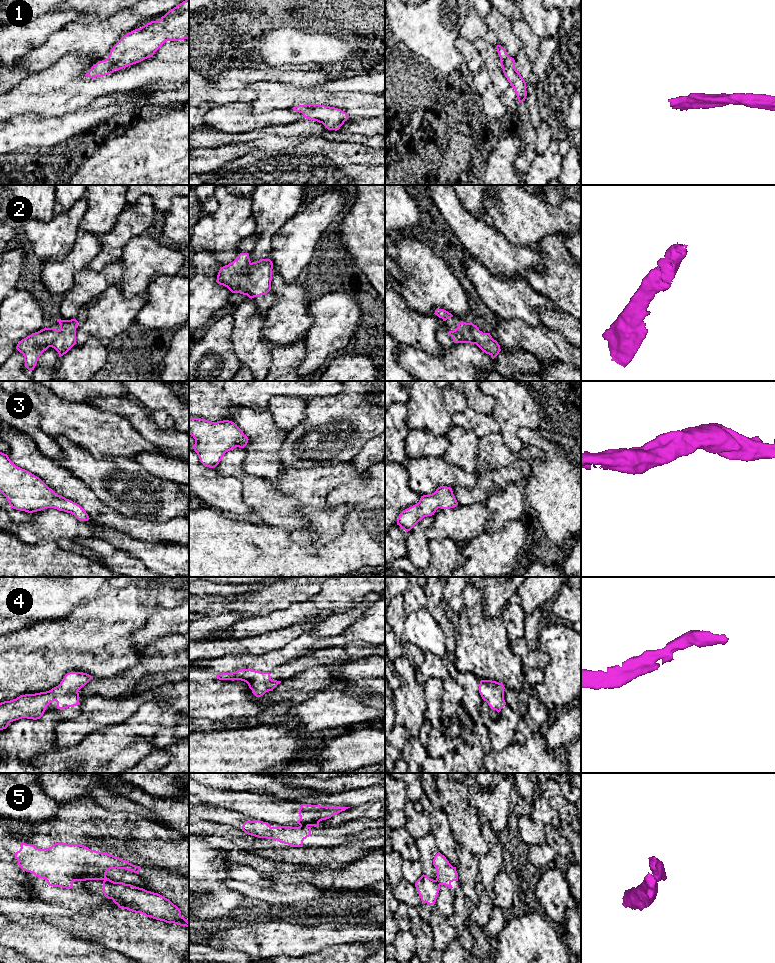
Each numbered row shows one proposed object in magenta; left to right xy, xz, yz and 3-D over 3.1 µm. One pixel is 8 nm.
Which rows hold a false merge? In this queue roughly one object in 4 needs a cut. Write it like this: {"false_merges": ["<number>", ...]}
{"false_merges": ["5"]}

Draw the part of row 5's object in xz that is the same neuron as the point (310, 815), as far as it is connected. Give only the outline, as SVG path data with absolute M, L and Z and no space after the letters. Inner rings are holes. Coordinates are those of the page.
M301 804L299 809L300 826L319 827L319 822L331 818L333 815L345 811L350 807L330 807L311 804Z

